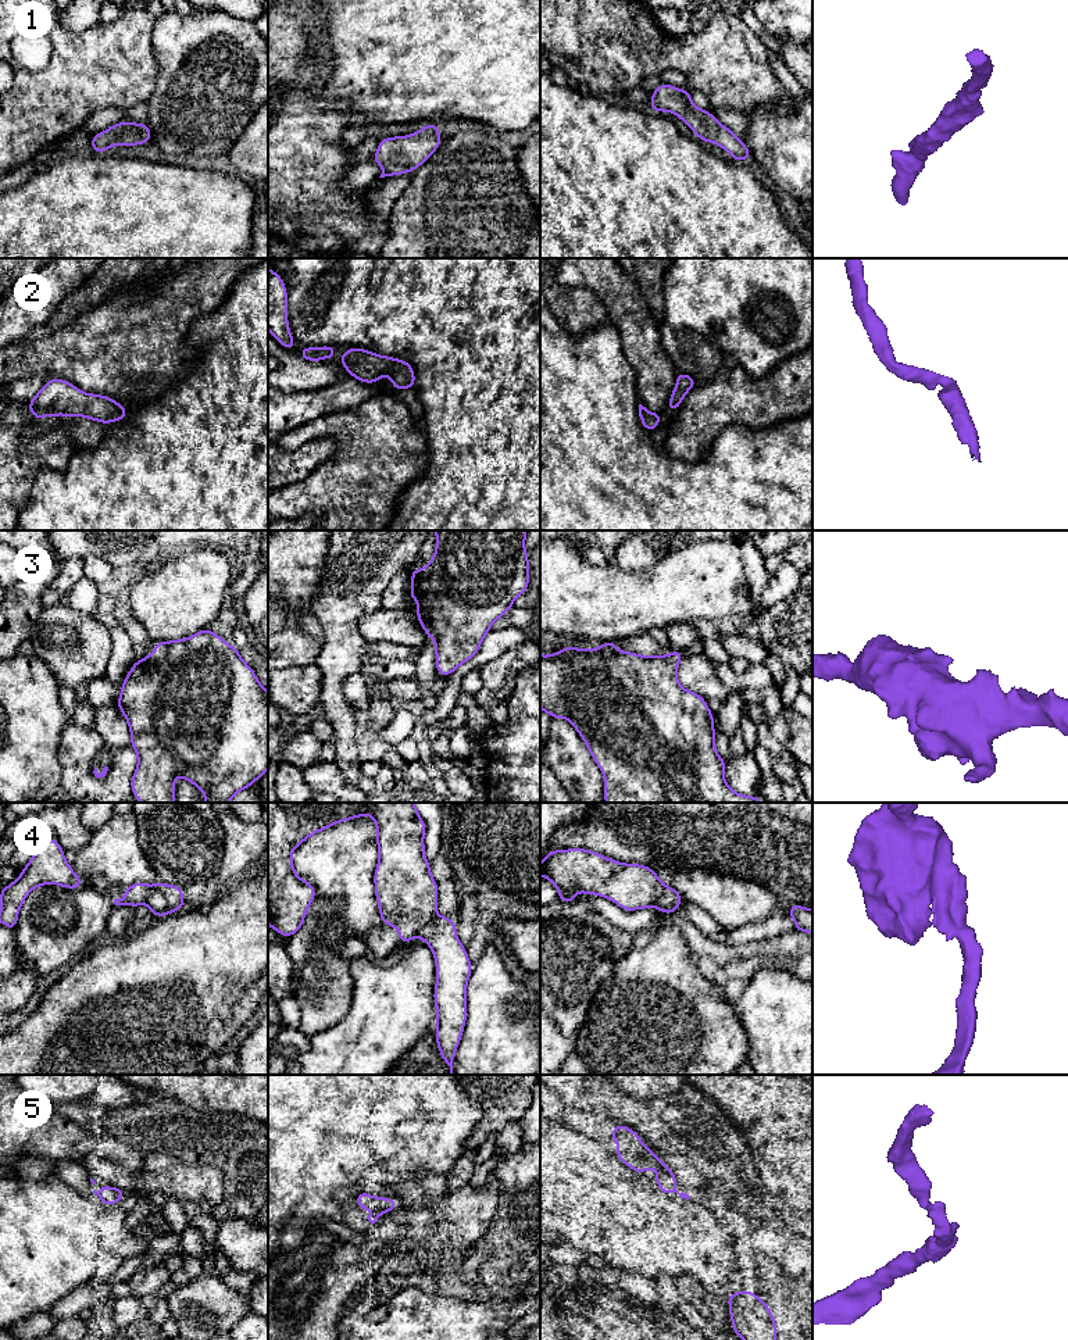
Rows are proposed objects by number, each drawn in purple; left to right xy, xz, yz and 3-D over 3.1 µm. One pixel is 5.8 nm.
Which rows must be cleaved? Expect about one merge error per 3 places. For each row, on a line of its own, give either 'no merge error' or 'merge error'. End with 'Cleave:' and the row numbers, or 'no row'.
1: no merge error
2: no merge error
3: merge error
4: merge error
5: no merge error
Cleave: 3, 4

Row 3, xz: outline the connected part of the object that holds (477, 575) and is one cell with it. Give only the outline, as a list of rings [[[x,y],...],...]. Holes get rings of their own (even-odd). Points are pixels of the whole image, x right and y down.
[[[435,530],[436,535],[436,550],[435,554],[428,565],[424,567],[422,571],[419,569],[410,569],[411,572],[411,590],[410,590],[410,598],[418,600],[425,594],[425,593],[435,593],[436,600],[435,603],[424,611],[421,605],[418,604],[418,612],[415,614],[417,619],[421,622],[424,630],[425,630],[425,637],[433,637],[435,639],[435,653],[436,653],[436,672],[442,676],[449,676],[451,675],[460,665],[471,660],[481,648],[481,643],[485,639],[485,636],[490,630],[490,625],[496,622],[499,618],[501,618],[504,614],[507,614],[511,607],[514,600],[525,593],[528,590],[529,585],[529,557],[526,555],[525,551],[525,537],[526,537],[528,530]]]

